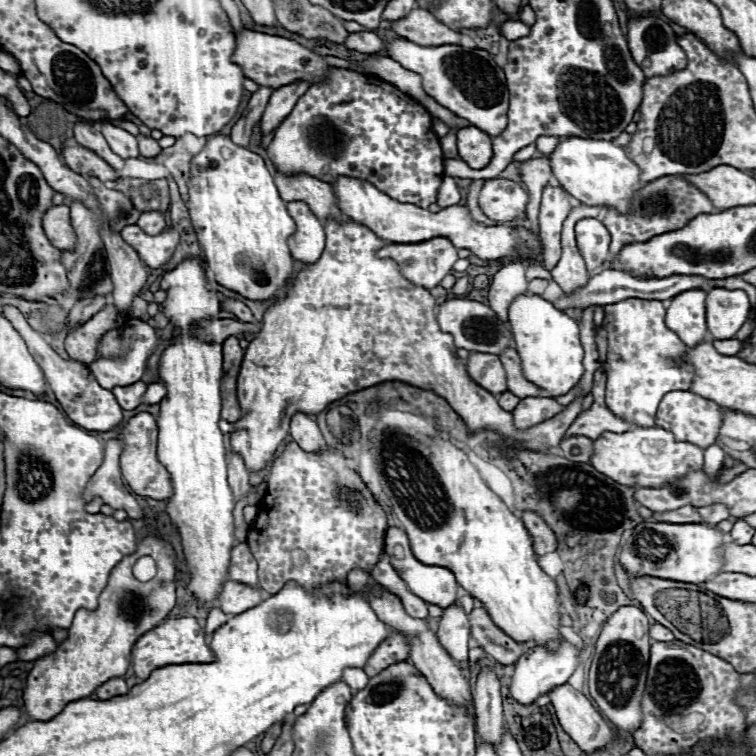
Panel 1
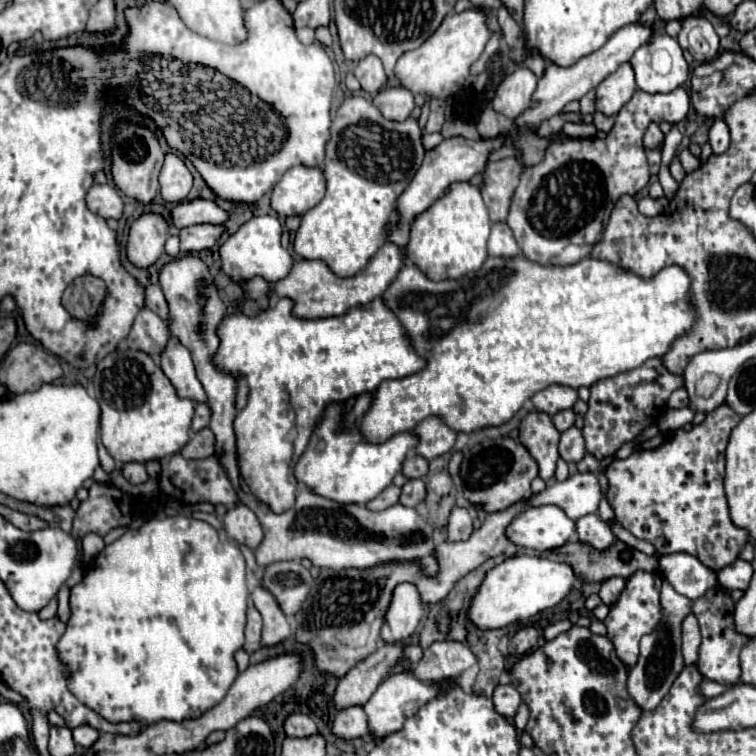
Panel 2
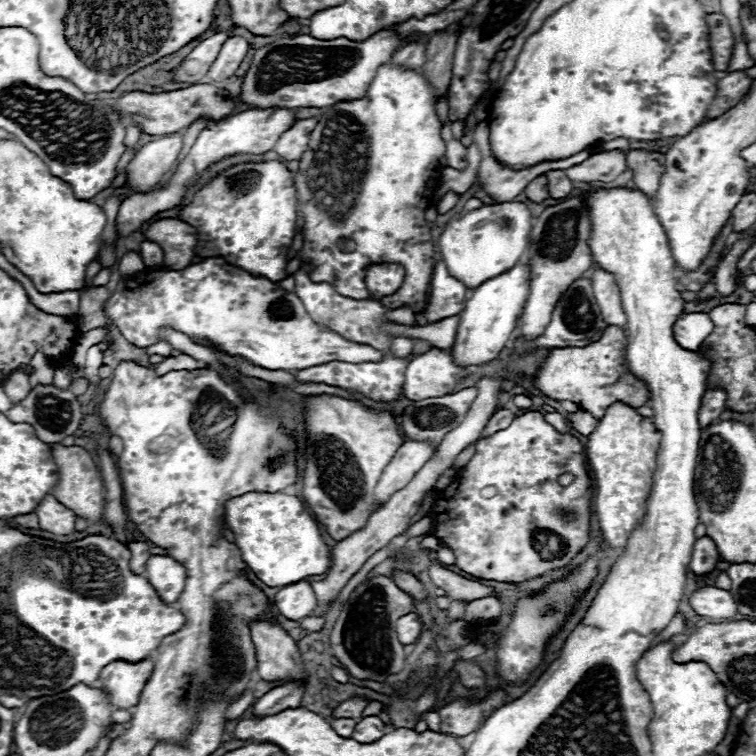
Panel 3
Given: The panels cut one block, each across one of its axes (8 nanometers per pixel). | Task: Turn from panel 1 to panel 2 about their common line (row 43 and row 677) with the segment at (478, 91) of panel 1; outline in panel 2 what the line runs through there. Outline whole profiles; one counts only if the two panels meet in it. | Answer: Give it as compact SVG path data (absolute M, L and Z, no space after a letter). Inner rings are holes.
M402 672L402 674L392 674L388 676L378 690L374 692L374 696L370 696L370 700L362 706L366 716L368 716L368 728L372 732L374 738L384 738L392 732L402 730L404 720L408 716L414 716L414 708L418 712L418 708L422 708L430 698L434 698L438 694L440 686L432 686L432 684L422 684L418 680L414 680L412 672Z

